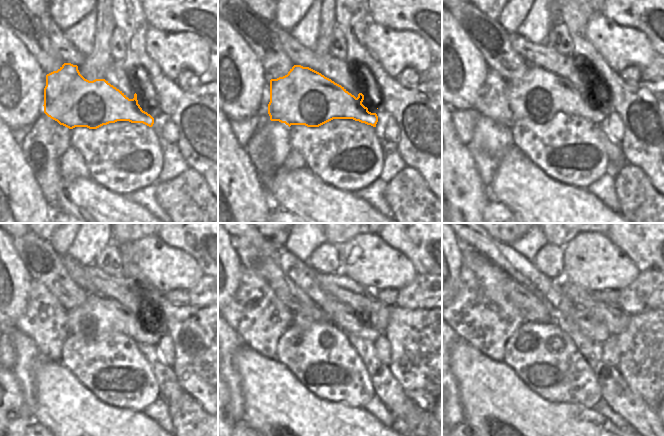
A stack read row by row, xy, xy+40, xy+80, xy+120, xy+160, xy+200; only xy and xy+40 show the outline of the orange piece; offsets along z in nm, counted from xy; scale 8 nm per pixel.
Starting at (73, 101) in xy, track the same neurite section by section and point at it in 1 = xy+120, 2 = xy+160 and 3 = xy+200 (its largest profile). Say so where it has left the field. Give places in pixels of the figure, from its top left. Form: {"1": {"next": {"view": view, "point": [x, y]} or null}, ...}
{"1": {"next": {"view": "xy+120", "point": [99, 316]}}, "2": {"next": {"view": "xy+160", "point": [344, 317]}}, "3": {"next": {"view": "xy+200", "point": [589, 323]}}}

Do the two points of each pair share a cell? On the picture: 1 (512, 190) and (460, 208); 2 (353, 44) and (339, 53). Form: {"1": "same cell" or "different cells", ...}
{"1": "different cells", "2": "different cells"}

